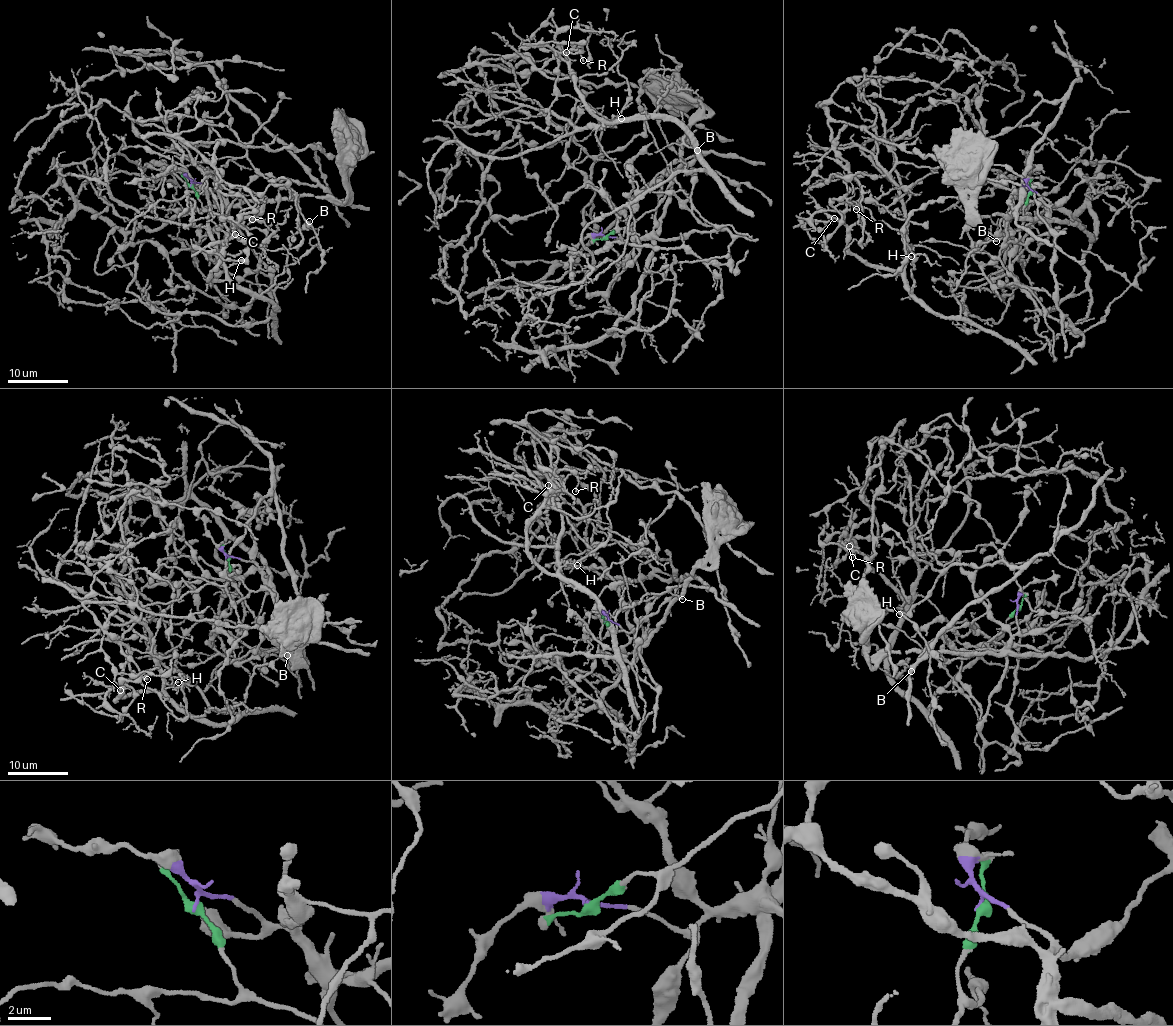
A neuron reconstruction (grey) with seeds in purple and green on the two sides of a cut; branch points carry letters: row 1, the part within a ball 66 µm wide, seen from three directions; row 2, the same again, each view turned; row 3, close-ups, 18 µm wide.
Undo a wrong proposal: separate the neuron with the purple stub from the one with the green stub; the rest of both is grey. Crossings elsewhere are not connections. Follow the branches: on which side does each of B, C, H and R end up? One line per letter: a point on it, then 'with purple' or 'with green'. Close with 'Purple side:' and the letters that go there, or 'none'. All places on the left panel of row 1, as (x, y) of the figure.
B: (309, 221) | with purple
C: (235, 234) | with purple
H: (241, 260) | with purple
R: (252, 219) | with purple
Purple side: B, C, H, R

